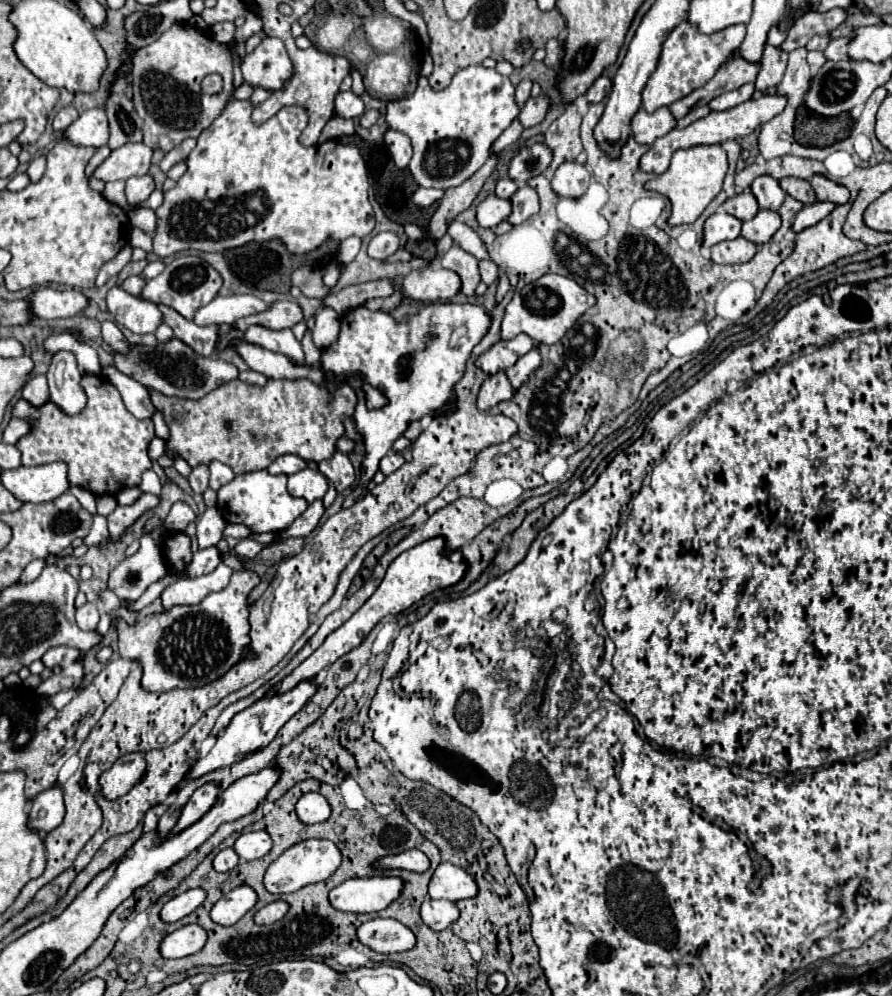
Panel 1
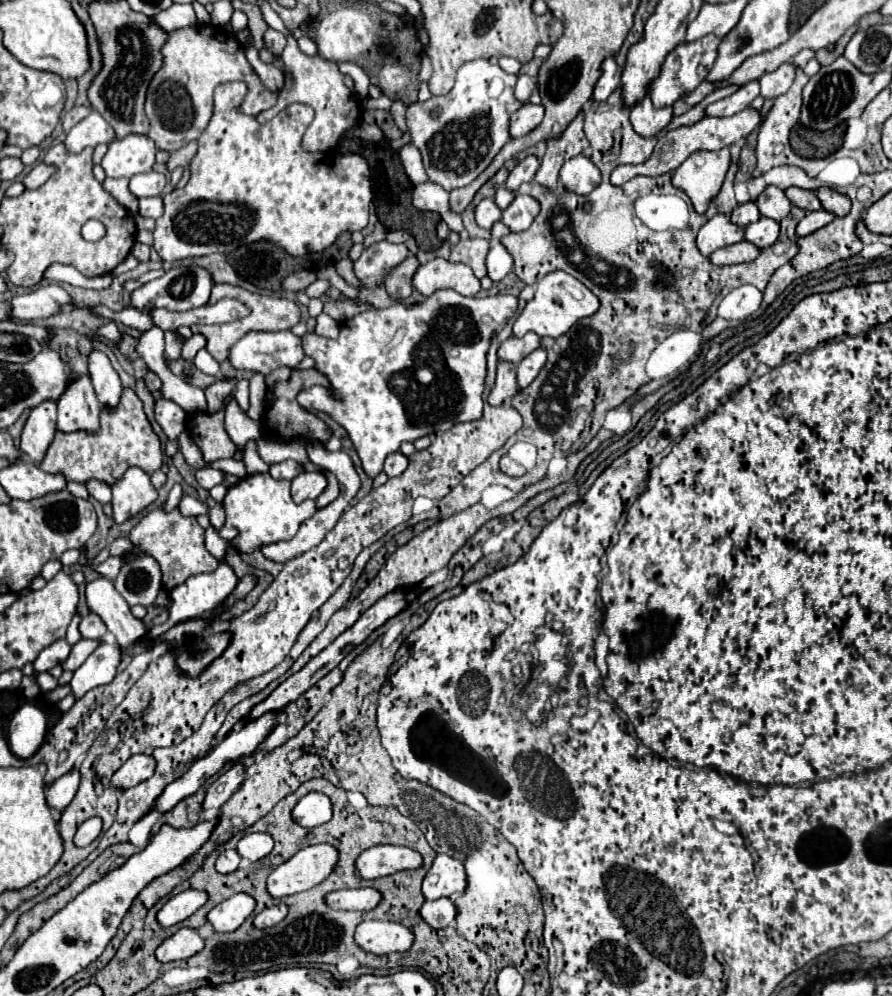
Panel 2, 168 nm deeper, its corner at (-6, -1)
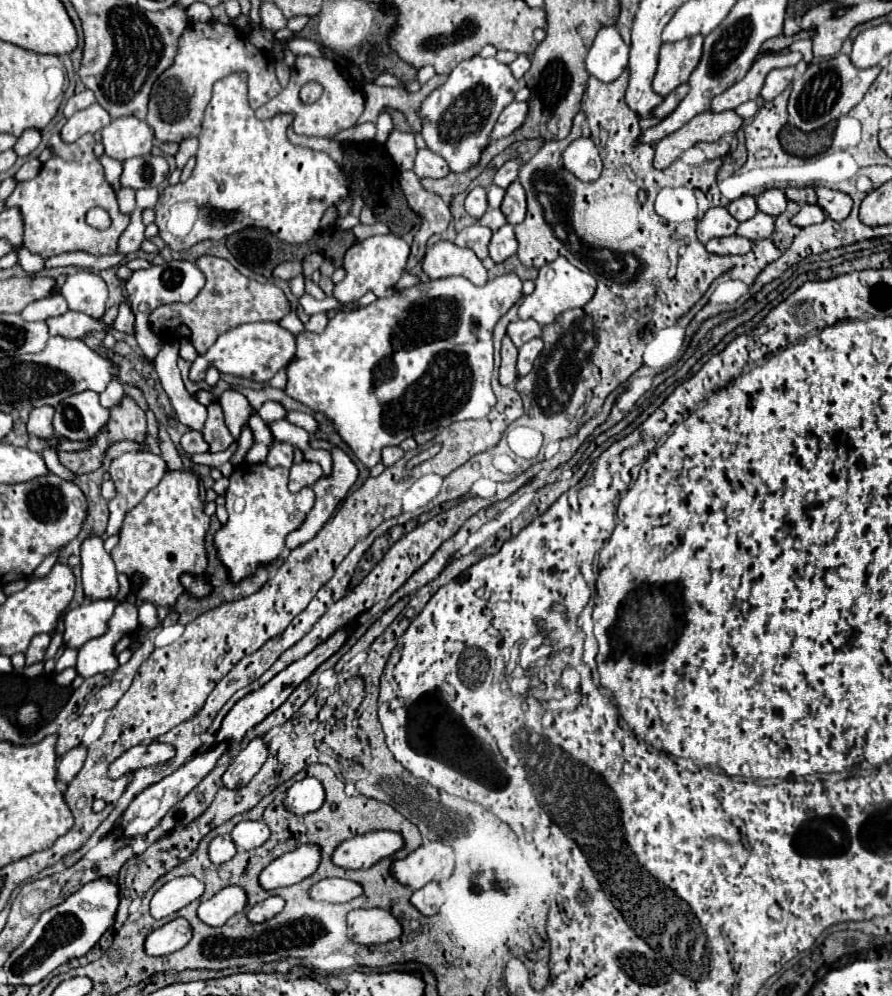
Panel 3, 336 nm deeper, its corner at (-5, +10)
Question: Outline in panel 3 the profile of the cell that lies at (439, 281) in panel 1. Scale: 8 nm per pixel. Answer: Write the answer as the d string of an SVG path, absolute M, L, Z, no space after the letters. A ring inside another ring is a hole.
M437 242L433 244L423 258L423 272L431 278L445 276L463 276L471 280L475 286L483 286L487 282L487 270L481 260L469 248L459 248L453 242Z

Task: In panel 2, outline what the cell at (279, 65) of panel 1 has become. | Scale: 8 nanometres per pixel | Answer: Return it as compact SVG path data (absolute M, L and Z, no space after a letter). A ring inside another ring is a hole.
M268 27L266 33L264 33L264 43L266 43L268 51L272 51L274 55L280 55L284 51L284 47L286 47L286 37L284 37L284 33Z

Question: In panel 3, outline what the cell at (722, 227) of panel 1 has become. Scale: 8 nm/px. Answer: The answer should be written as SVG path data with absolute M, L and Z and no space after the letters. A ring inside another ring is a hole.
M717 206L709 208L705 216L697 222L697 238L707 244L711 238L721 238L721 236L731 236L735 234L739 222L727 212L727 208Z

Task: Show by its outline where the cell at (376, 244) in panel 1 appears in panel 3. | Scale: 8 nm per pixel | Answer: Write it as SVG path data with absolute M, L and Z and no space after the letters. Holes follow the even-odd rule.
M395 234L371 236L371 238L363 240L363 242L353 244L345 252L345 260L343 260L347 276L345 276L343 282L339 282L335 286L335 294L333 296L343 304L343 310L351 310L355 300L361 298L365 292L375 292L379 298L391 296L395 282L405 272L403 268L405 268L407 256L409 256L409 244L403 238L395 236Z

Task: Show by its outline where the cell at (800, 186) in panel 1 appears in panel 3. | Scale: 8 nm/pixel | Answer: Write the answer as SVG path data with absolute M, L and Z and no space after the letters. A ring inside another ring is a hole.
M785 188L785 196L797 204L817 204L813 188Z

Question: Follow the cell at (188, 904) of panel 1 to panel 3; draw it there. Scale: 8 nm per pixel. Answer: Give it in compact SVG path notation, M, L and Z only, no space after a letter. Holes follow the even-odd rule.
M195 876L173 878L165 886L161 886L155 892L155 896L151 898L151 916L153 918L165 918L165 916L175 914L183 906L201 898L203 888L205 888L203 882L197 880Z

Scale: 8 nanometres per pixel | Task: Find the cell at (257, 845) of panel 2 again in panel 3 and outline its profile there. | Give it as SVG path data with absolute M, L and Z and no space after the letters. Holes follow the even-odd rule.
M251 820L239 822L233 828L231 838L239 850L253 850L253 848L259 848L261 844L265 844L265 840L269 838L269 828L259 820L257 822L251 822Z

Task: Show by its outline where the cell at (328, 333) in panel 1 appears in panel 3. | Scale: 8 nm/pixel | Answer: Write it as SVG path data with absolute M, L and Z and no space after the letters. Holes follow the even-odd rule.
M319 312L319 314L313 314L311 320L305 324L305 330L311 330L311 332L323 332L323 328L327 326L329 318L325 312Z

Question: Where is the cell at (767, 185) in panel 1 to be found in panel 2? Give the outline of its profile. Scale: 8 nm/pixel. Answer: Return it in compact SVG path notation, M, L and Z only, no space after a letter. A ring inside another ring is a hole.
M766 187L766 191L756 199L756 205L762 213L762 217L770 217L774 221L782 221L790 213L788 197L778 187Z

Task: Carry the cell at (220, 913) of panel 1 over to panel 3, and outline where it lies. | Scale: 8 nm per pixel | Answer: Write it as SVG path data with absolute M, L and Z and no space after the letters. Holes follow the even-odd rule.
M227 886L211 900L201 902L197 916L209 926L223 926L231 916L243 912L247 906L247 894L239 886Z

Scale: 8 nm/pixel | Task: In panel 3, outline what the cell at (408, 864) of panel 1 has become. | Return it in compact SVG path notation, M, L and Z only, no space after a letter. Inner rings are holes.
M389 830L369 832L345 840L333 852L333 862L341 868L371 868L379 860L393 856L403 848L403 836Z

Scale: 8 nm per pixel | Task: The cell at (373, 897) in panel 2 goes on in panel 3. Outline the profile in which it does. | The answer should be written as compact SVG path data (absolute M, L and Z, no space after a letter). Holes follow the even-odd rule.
M325 878L311 886L311 898L313 900L325 900L325 902L349 902L363 894L363 886L353 880L343 878Z

